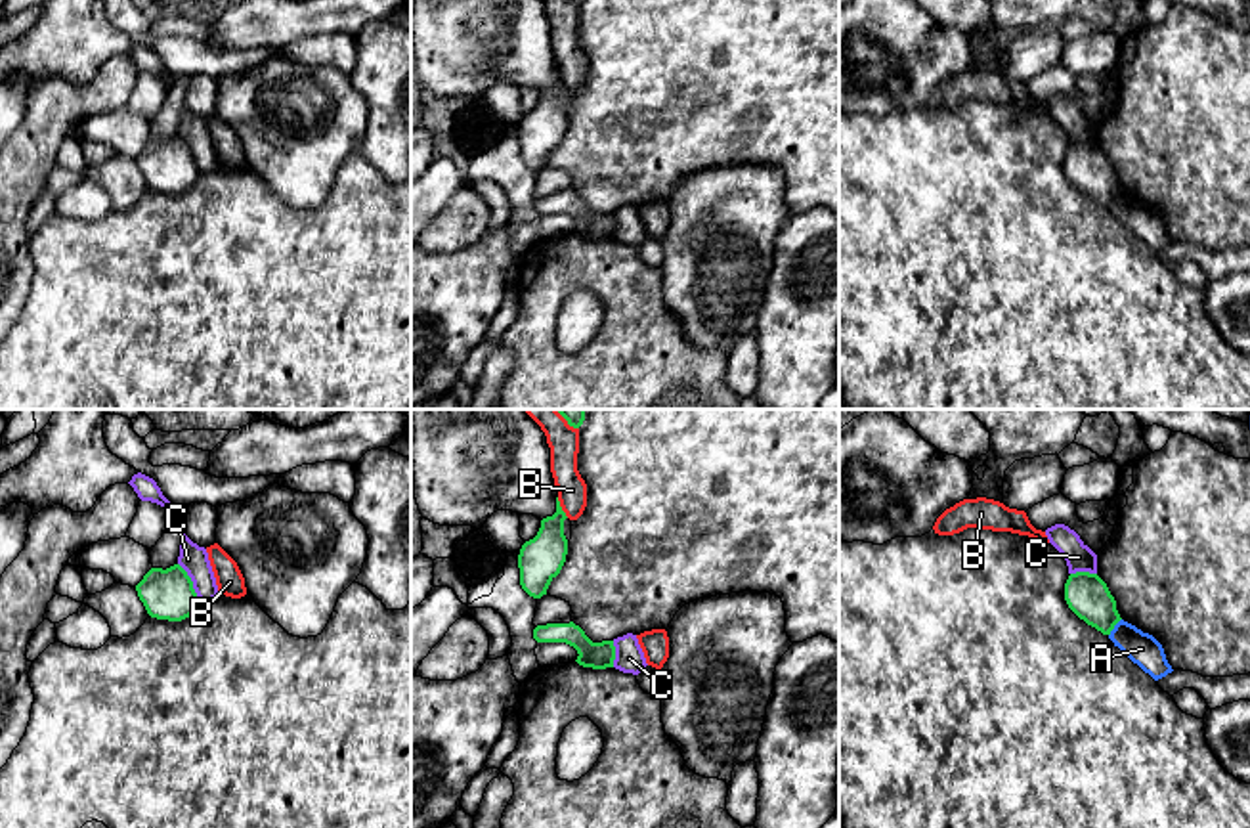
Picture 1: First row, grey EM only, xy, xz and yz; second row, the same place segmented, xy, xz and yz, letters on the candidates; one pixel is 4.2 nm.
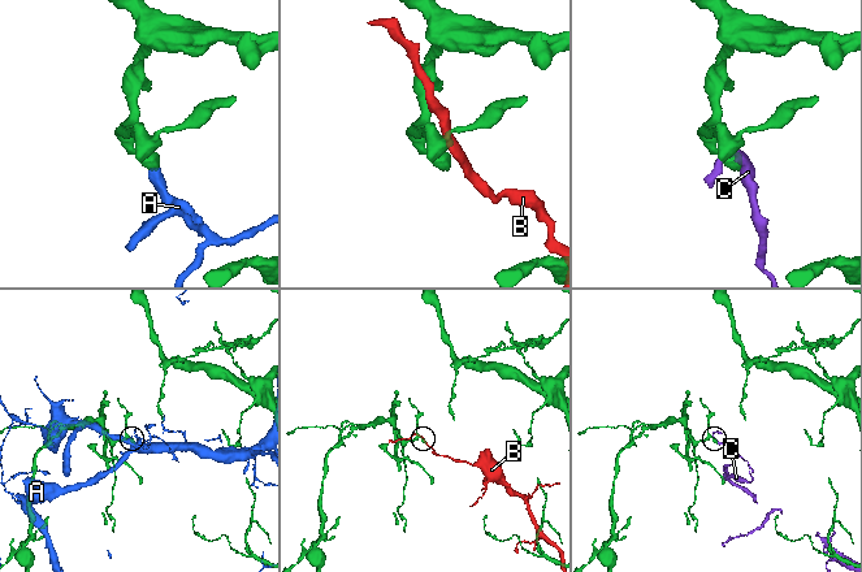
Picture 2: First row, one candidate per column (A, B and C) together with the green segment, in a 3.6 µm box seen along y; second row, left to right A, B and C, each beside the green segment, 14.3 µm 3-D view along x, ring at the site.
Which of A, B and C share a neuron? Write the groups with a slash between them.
A / B / C

